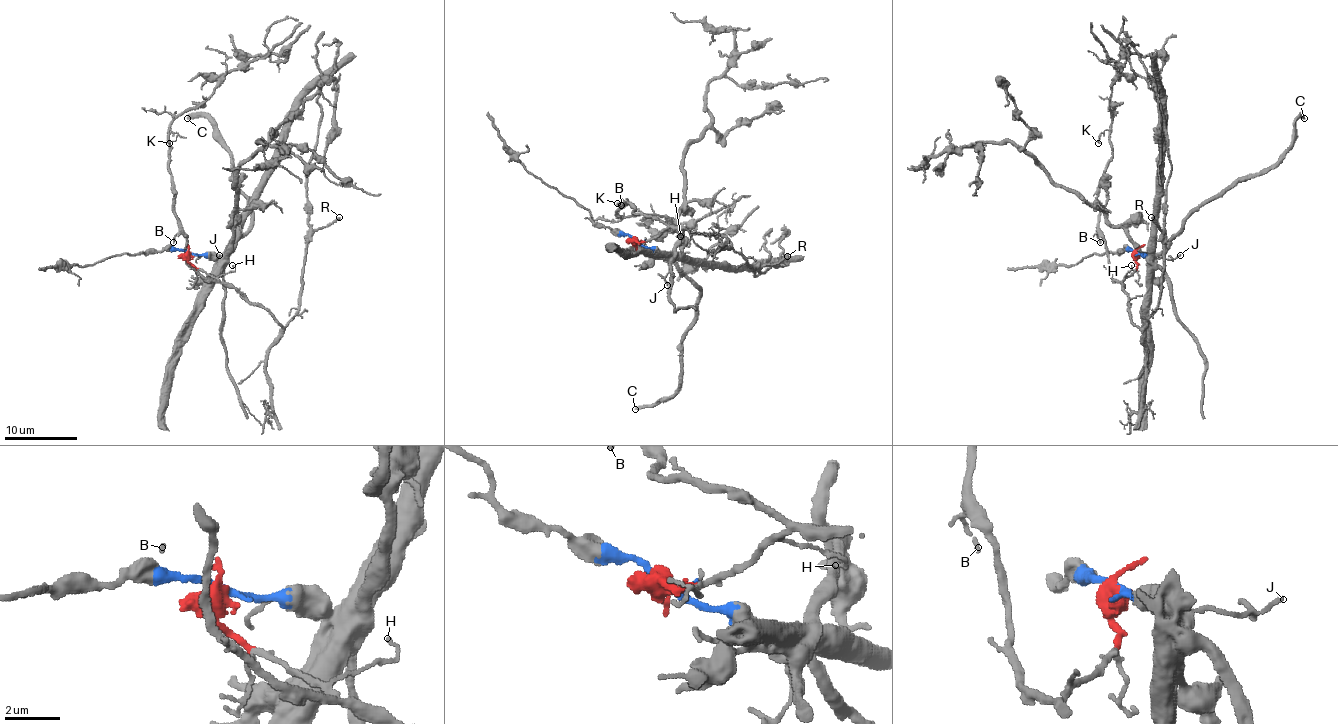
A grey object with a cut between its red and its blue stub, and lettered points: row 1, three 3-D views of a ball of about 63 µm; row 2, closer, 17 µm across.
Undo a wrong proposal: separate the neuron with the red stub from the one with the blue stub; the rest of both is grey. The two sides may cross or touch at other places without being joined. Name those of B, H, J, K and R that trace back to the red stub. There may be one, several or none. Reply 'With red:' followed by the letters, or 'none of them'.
With red: B, H, K, R

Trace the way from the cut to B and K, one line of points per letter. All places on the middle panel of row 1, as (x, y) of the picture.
B: (636, 242), (654, 238), (667, 226), (651, 217), (634, 213), (624, 200), (622, 206)
K: (636, 242), (654, 238), (667, 226), (634, 213), (629, 204), (622, 202), (616, 217), (624, 204), (616, 204)

